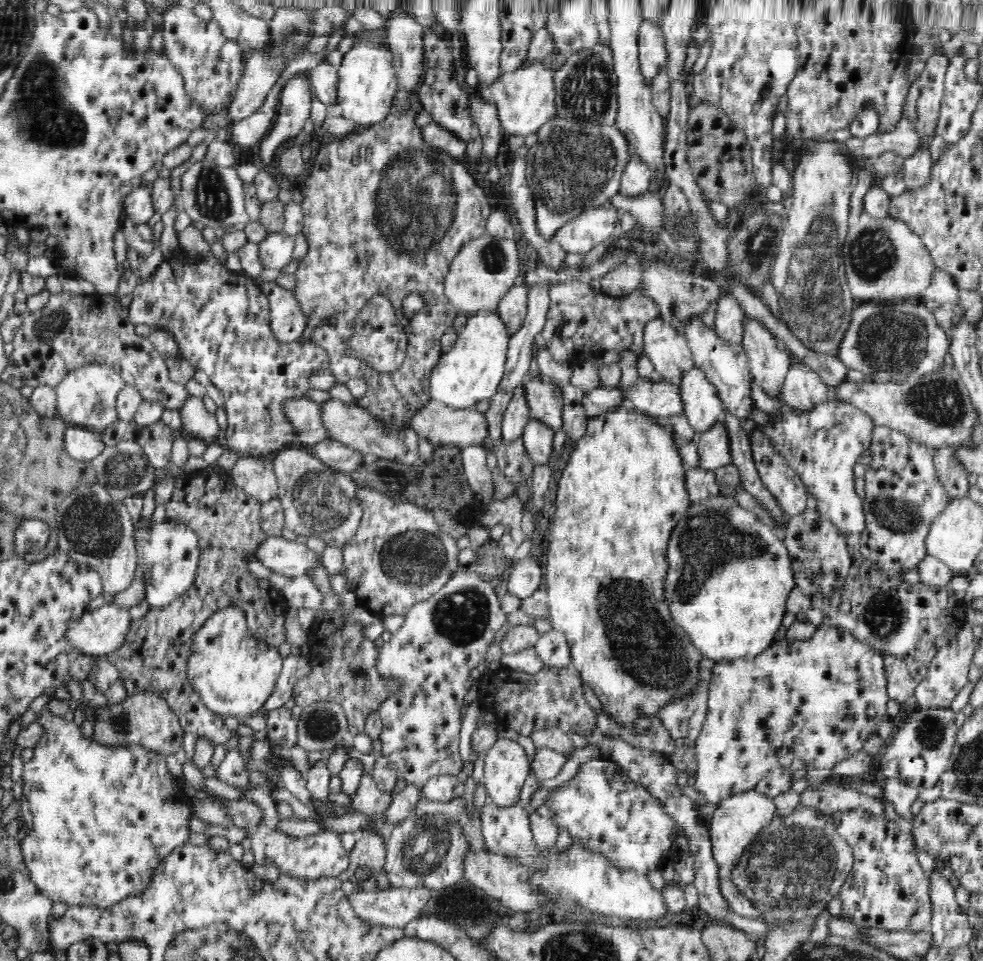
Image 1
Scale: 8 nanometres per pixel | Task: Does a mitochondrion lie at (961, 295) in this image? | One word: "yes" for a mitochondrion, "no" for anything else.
no

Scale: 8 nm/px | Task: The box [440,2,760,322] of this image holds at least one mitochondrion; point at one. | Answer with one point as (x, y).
(571, 167)

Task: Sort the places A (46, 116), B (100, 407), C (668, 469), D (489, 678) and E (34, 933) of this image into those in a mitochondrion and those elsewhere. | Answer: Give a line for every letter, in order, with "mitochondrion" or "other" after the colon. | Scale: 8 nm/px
A: mitochondrion
B: mitochondrion
C: other
D: other
E: other

